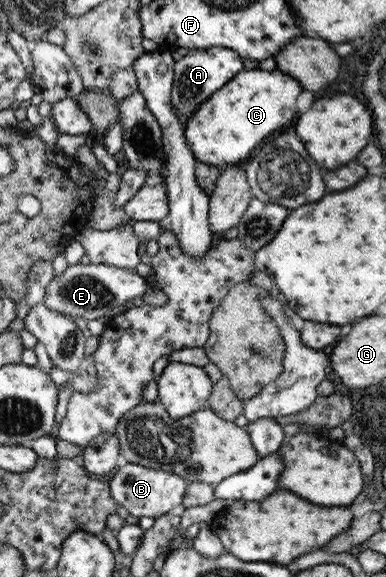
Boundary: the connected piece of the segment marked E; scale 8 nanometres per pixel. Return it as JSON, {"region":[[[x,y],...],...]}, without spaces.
{"region":[[[78,263],[75,266],[67,266],[61,276],[50,279],[42,304],[52,311],[70,315],[73,319],[82,317],[88,321],[101,319],[105,312],[115,306],[124,305],[128,300],[138,302],[146,293],[146,280],[133,271],[104,264],[82,266]]]}

